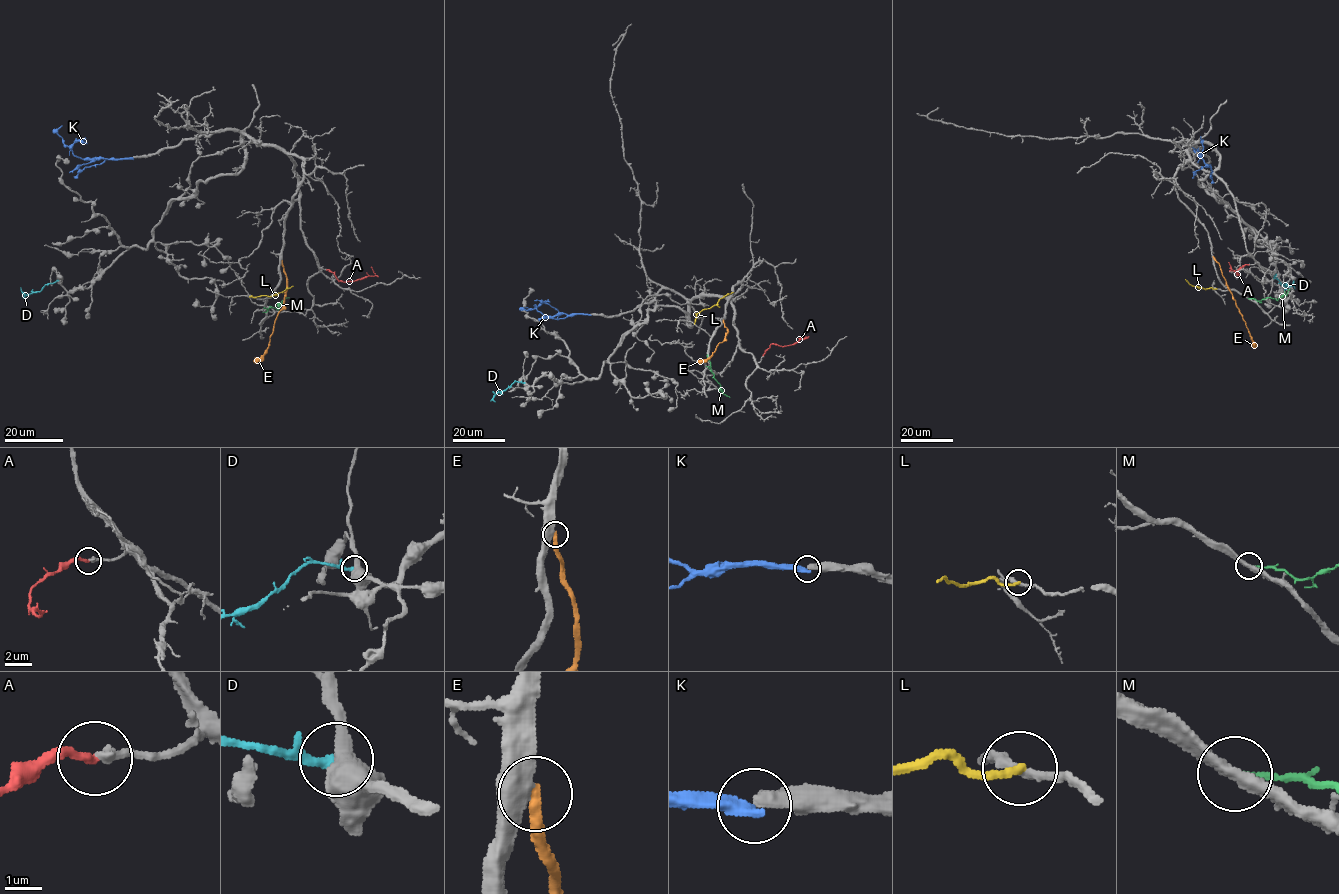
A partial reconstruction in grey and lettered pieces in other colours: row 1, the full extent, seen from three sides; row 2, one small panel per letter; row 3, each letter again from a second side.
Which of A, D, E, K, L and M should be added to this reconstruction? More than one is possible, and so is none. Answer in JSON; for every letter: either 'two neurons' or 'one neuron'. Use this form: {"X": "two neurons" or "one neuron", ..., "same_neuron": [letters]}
{"A": "one neuron", "D": "two neurons", "E": "two neurons", "K": "two neurons", "L": "two neurons", "M": "two neurons", "same_neuron": ["A"]}

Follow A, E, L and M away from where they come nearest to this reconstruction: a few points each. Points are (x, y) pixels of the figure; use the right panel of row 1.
A: (1248, 264), (1237, 271), (1238, 275), (1229, 262)
E: (1213, 257), (1255, 346)
L: (1216, 288), (1199, 288), (1185, 279)
M: (1248, 298), (1278, 299), (1290, 289)

